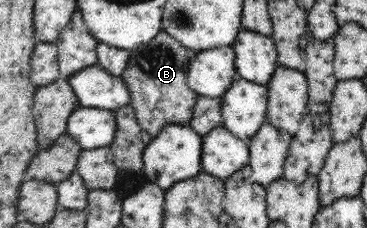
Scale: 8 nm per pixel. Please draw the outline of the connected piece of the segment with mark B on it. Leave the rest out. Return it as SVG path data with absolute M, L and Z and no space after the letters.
M161 31L152 41L131 50L128 67L122 79L131 95L131 106L136 110L138 124L155 138L167 125L188 125L194 115L194 106L200 97L187 84L187 65L193 51Z

